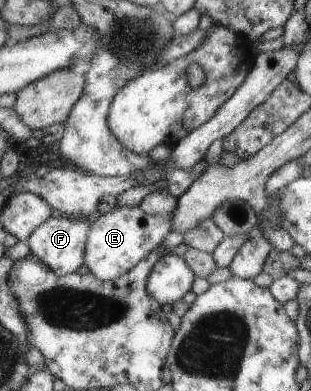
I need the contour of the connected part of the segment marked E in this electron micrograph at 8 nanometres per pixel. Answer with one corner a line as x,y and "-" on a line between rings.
116,206
113,210
95,214
90,218
83,264
99,280
113,280
133,268
145,255
160,246
170,231
169,215
145,214
138,207

